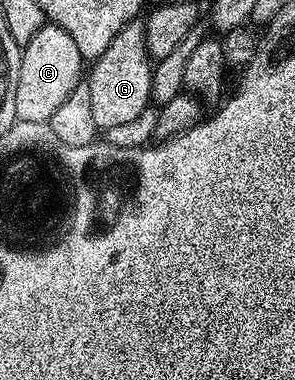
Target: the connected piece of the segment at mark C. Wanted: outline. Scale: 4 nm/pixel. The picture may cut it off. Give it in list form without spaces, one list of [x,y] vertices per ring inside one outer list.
[[[45,25],[29,44],[22,47],[19,56],[19,75],[17,76],[17,112],[16,119],[50,122],[53,112],[69,100],[73,88],[81,84],[85,74],[85,59],[77,52],[73,36],[60,26]]]

